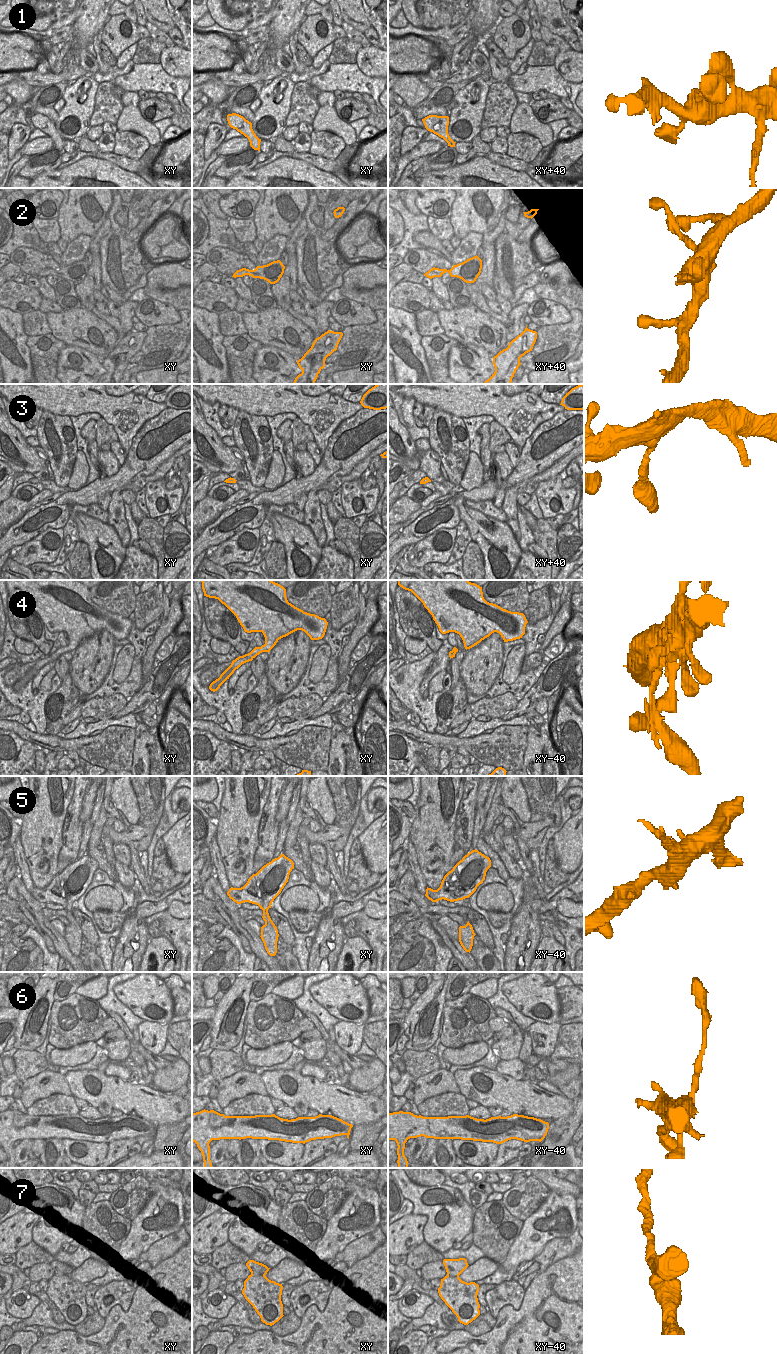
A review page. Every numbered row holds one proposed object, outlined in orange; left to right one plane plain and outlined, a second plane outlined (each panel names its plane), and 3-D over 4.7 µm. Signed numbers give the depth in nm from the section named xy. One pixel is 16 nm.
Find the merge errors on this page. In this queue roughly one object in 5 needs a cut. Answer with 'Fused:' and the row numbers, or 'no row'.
Fused: no row

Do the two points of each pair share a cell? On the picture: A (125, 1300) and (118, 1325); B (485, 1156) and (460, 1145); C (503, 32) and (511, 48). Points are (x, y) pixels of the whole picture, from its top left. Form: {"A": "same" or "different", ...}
{"A": "different", "B": "same", "C": "same"}

